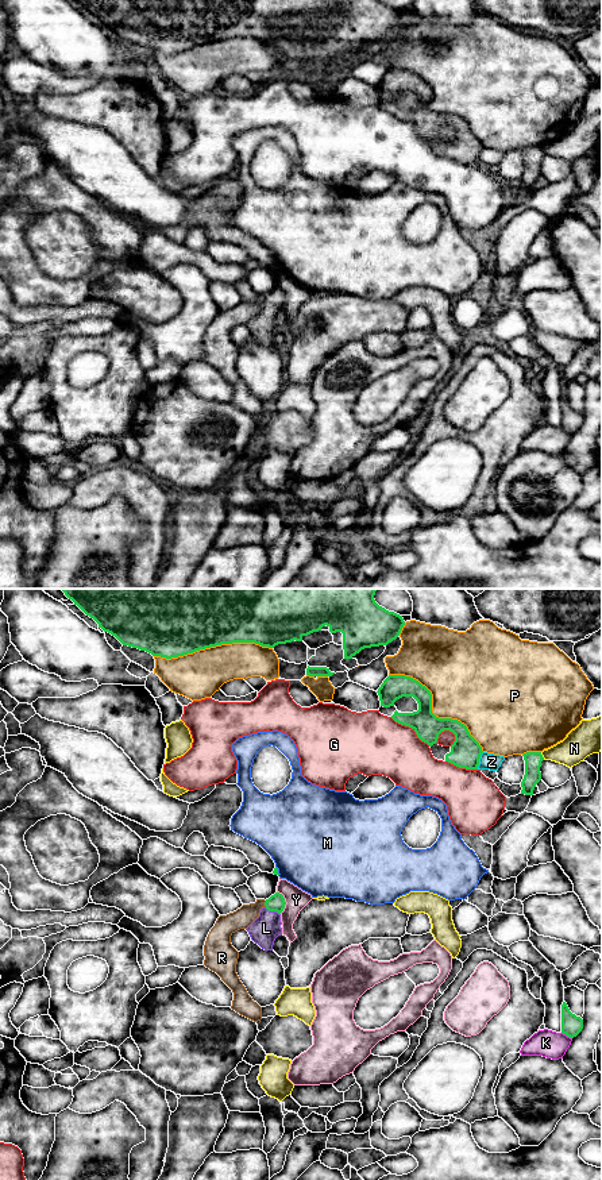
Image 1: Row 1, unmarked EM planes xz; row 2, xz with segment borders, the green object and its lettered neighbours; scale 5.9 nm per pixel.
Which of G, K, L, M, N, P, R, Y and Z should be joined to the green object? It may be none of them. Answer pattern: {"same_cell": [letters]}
{"same_cell": ["L"]}

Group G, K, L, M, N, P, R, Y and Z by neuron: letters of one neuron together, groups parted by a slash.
G / K / L / M / N / P / R / Y / Z

